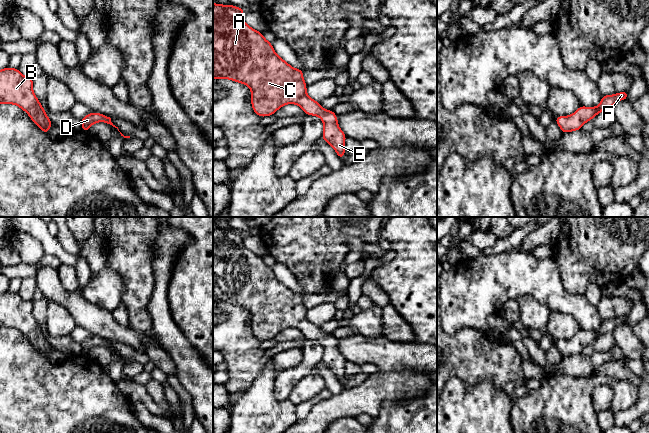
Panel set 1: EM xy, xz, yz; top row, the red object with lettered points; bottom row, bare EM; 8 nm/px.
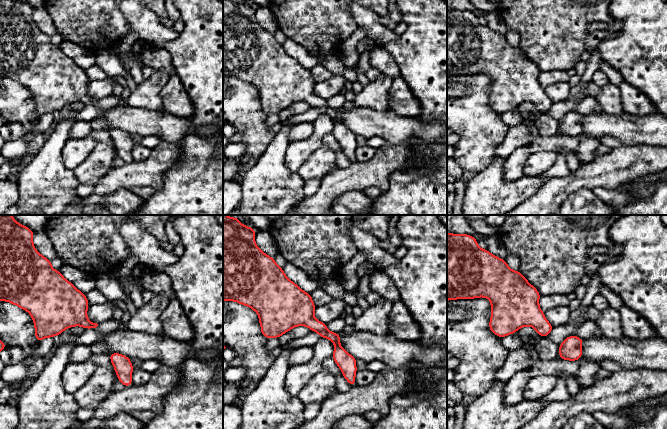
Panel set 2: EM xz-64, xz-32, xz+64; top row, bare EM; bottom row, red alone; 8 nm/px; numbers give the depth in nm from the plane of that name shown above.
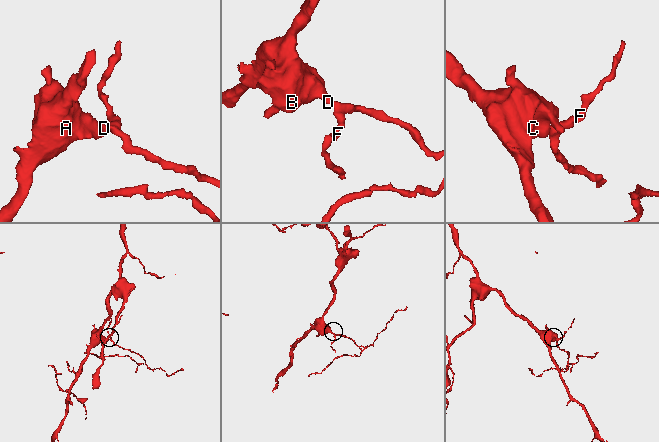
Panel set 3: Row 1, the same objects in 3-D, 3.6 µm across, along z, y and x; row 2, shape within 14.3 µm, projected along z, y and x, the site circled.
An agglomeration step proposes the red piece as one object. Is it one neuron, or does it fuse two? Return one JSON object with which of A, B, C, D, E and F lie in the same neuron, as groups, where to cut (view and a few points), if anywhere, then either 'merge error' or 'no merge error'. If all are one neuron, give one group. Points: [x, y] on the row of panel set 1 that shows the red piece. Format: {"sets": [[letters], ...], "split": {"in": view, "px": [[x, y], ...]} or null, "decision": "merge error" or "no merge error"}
{"sets": [["A", "B", "C", "D", "E", "F"]], "split": null, "decision": "no merge error"}

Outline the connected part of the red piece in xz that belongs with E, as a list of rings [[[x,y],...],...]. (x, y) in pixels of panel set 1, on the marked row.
[[[213,3],[213,79],[229,79],[247,85],[251,90],[253,111],[260,117],[272,116],[286,104],[297,104],[306,115],[320,117],[324,123],[321,137],[343,160],[347,136],[338,126],[338,115],[323,109],[320,103],[307,95],[303,69],[295,69],[279,57],[272,43],[244,22],[244,12],[234,5]]]

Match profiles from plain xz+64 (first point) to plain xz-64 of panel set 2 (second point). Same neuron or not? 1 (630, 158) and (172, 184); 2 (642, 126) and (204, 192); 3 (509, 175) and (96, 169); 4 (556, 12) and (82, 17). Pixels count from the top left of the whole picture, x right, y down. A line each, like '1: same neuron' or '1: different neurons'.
1: different neurons
2: different neurons
3: different neurons
4: same neuron

